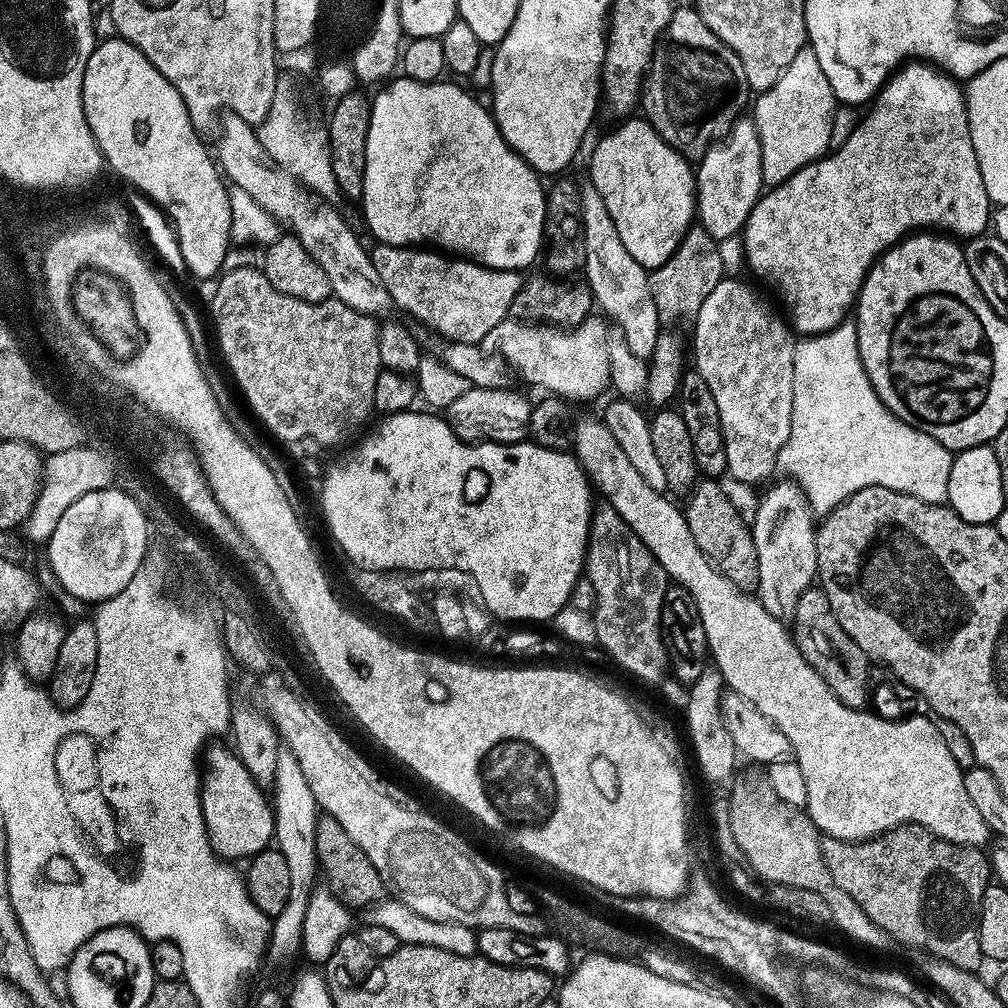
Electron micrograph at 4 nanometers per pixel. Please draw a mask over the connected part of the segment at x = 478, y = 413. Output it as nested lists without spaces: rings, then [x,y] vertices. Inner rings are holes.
[[[470,387],[464,394],[450,402],[446,409],[448,425],[459,440],[470,444],[518,444],[528,436],[528,423],[532,404],[524,396],[508,388]]]

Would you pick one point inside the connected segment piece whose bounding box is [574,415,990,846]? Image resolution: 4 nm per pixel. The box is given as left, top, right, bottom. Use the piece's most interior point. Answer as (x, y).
(864, 775)

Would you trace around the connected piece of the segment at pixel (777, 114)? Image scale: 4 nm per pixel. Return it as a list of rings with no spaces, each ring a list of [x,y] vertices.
[[[810,46],[794,54],[794,62],[786,66],[770,90],[755,97],[754,108],[755,104],[754,119],[762,146],[762,178],[768,186],[786,182],[802,166],[820,159],[829,151],[831,138],[833,145],[844,144],[858,123],[857,109],[852,106],[837,107],[832,116],[834,97],[830,82],[826,82],[826,74],[822,74],[822,66],[818,66],[818,58]]]

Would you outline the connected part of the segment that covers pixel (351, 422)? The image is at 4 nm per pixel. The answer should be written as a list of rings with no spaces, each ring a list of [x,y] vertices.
[[[259,267],[230,268],[215,281],[217,284],[216,293],[212,296],[212,320],[216,323],[216,340],[220,343],[220,352],[224,355],[224,360],[228,363],[228,368],[232,371],[245,402],[252,407],[253,414],[280,440],[313,440],[316,444],[340,444],[343,440],[350,439],[367,422],[368,415],[373,415],[374,412],[376,384],[380,381],[382,371],[379,358],[380,329],[377,321],[335,298],[315,304],[299,300],[290,294],[282,294],[282,290],[274,290],[274,286],[270,286],[270,282]]]

